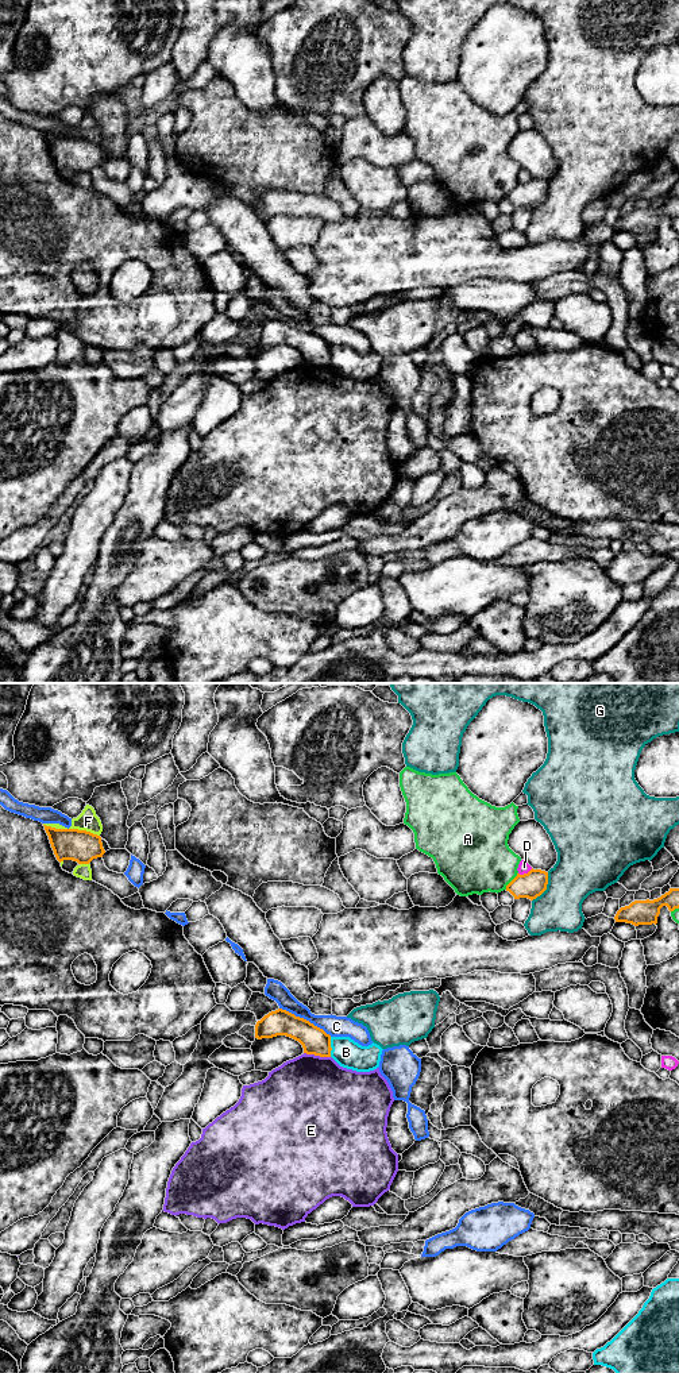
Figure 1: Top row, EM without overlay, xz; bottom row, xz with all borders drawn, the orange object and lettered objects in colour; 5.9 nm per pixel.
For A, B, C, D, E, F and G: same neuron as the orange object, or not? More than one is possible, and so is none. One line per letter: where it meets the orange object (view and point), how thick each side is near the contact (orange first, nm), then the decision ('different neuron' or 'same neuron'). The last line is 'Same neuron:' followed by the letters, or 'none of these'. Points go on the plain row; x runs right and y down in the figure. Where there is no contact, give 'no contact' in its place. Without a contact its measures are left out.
A: meets orange in xz at (512, 189); 160 nm thick on the orange side, 400 nm on the other; different neuron
B: meets orange in xz at (330, 355); 160 nm thick on the orange side, 170 nm on the other; different neuron
C: meets orange in xz at (305, 328); 160 nm thick on the orange side, 130 nm on the other; different neuron
D: meets orange in xz at (525, 182); 160 nm thick on the orange side, 70 nm on the other; different neuron
E: meets orange in xz at (317, 363); 160 nm thick on the orange side, 480 nm on the other; different neuron
F: meets orange in xz at (84, 139); 190 nm thick on the orange side, 120 nm on the other; different neuron
G: meets orange in xz at (546, 196); 160 nm thick on the orange side, 320 nm on the other; different neuron
Same neuron: none of these

